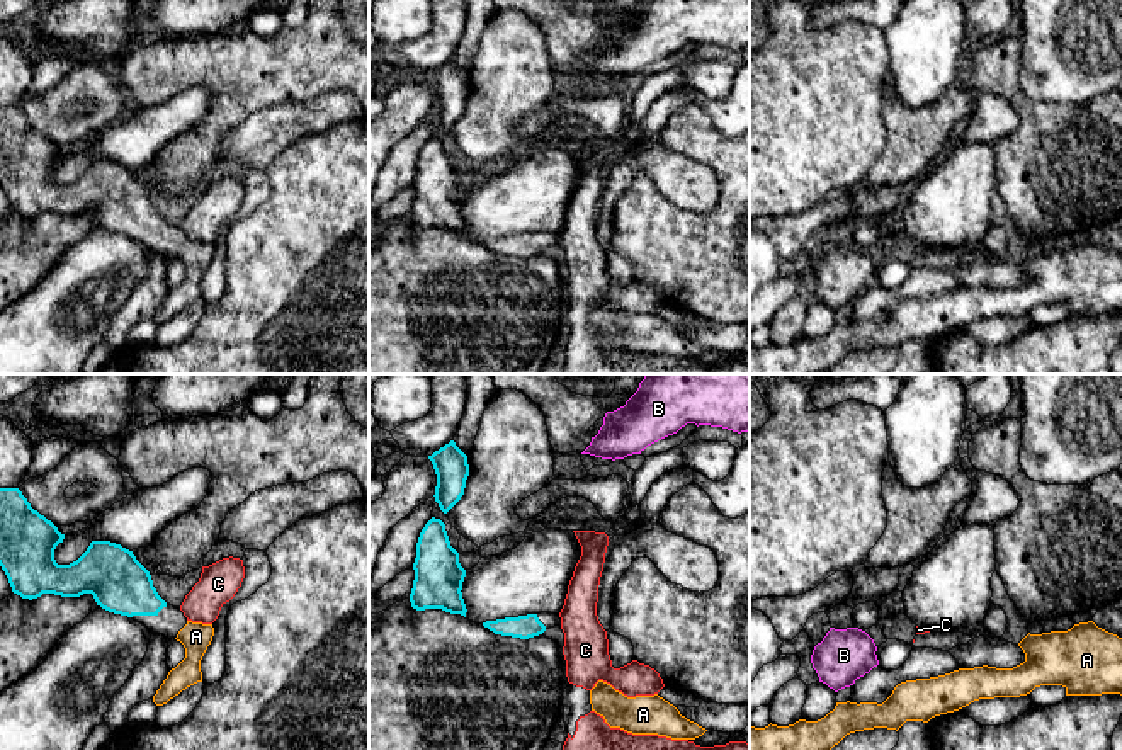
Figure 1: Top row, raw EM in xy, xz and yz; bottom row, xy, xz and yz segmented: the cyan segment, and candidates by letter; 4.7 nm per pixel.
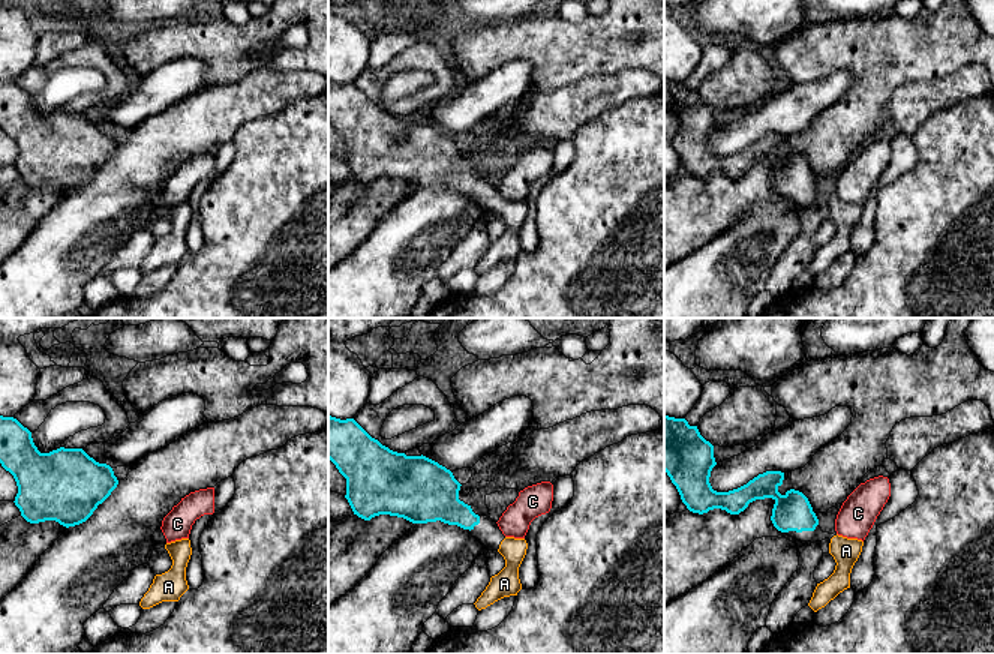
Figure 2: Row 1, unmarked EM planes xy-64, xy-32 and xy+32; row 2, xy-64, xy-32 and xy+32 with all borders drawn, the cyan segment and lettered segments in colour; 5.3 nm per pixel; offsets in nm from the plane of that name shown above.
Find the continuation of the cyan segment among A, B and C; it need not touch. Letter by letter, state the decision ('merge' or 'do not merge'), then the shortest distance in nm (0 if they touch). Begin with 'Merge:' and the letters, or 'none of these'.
Merge: A
A: merge; gap 130 nm
B: do not merge; gap 550 nm
C: do not merge; gap 70 nm

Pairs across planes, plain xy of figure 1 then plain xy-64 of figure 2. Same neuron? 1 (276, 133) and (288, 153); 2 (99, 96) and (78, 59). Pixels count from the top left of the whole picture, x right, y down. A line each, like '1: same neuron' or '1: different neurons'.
1: different neurons
2: same neuron

